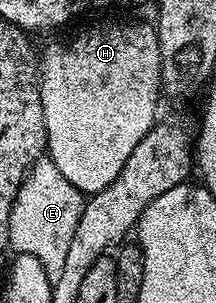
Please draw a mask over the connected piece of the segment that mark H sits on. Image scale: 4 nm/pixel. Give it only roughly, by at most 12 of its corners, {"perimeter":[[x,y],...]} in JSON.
{"perimeter":[[157,27],[39,54],[47,156],[107,188],[158,121]]}

